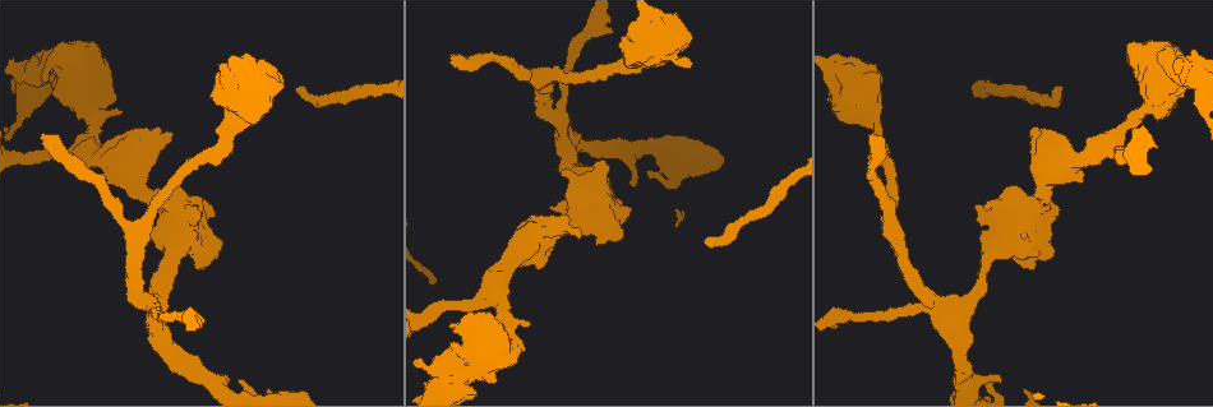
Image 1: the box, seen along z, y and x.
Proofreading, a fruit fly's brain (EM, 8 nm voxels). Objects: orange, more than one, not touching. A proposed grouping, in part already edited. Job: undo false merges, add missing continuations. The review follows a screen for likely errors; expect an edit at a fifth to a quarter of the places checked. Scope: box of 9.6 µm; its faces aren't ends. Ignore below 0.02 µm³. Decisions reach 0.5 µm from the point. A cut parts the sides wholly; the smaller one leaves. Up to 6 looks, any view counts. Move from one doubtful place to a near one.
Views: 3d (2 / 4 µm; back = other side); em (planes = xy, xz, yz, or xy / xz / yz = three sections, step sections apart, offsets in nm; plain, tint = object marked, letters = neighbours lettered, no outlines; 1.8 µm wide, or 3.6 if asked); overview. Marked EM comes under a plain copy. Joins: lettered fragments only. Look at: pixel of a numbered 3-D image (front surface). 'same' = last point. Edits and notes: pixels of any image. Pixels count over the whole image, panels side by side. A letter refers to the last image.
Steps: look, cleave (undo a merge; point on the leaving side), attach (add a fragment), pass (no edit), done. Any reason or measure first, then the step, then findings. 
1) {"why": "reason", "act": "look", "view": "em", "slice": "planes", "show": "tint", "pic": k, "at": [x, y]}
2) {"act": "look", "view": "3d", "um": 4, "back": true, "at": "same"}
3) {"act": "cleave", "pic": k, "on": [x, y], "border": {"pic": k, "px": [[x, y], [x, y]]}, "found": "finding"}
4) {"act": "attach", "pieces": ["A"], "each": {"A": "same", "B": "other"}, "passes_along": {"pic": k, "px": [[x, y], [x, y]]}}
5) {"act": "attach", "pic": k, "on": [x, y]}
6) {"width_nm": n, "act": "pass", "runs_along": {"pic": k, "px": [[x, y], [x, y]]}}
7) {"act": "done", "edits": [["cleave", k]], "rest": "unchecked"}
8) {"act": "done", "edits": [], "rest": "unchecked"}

{"why": "an open end", "act": "look", "view": "3d", "um": 4, "pic": 1, "at": [704, 240]}

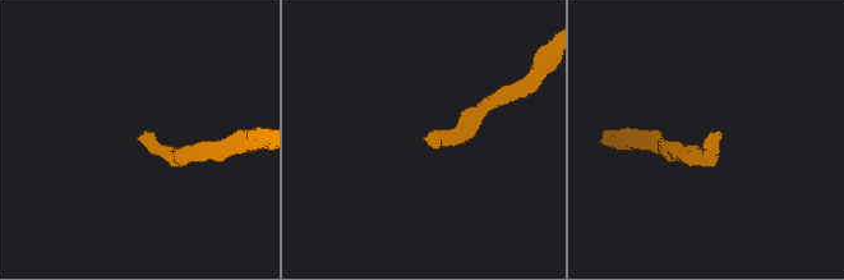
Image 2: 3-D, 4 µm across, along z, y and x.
{"act": "look", "view": "em", "slice": "planes", "show": "letters", "pic": 2, "at": [713, 139]}

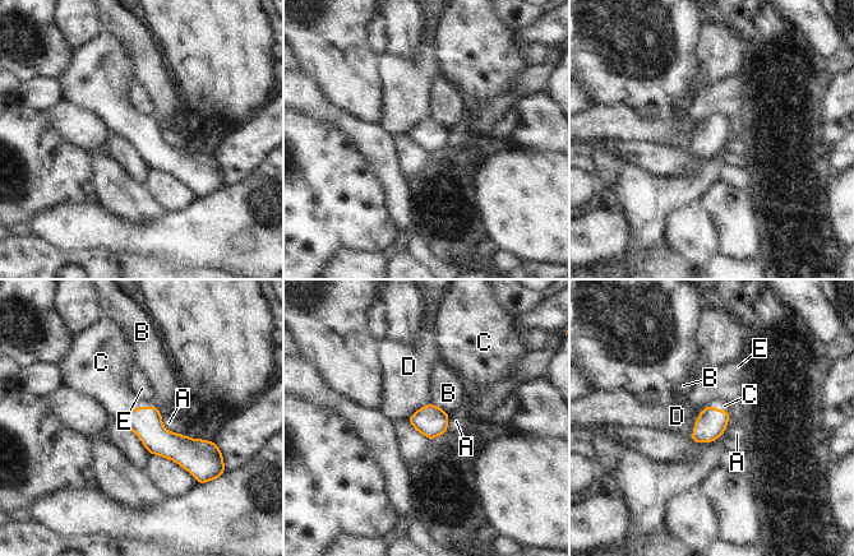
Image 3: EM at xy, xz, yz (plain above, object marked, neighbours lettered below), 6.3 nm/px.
{"width_nm": 190, "act": "attach", "pic": 3, "on": [107, 379], "each": {"A": "other", "B": "other", "C": "same", "D": "other", "E": "other"}, "passes_along": {"pic": 3, "px": [[146, 422], [134, 408], [107, 379]]}, "found": "the cell continues"}

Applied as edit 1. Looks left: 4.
{"act": "look", "view": "overview"}

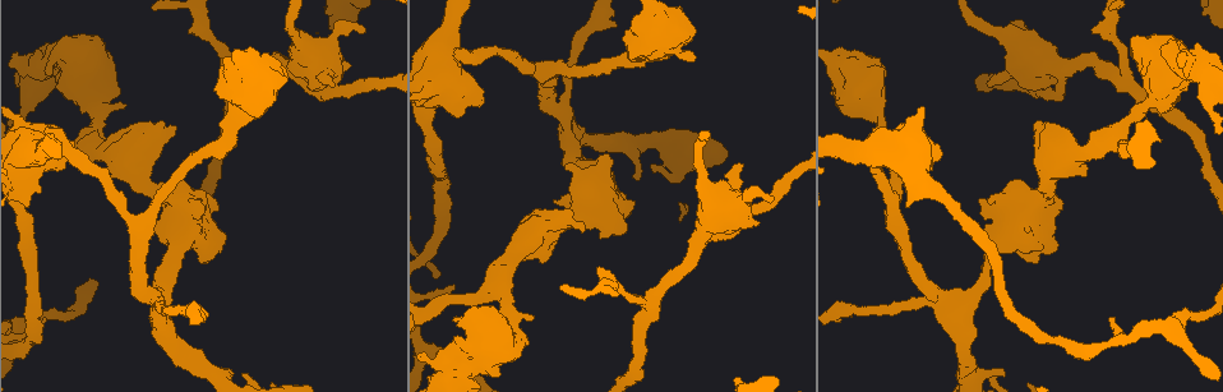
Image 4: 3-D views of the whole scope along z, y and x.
{"why": "an open end", "act": "look", "view": "3d", "um": 2, "pic": 4, "at": [365, 30]}

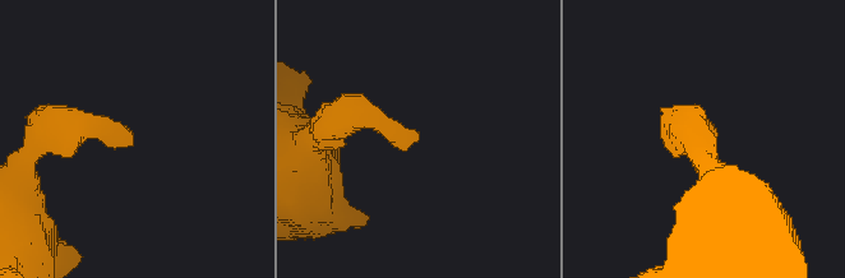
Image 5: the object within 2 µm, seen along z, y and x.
{"why": "need the tissue", "act": "look", "view": "em", "slice": "planes", "show": "tint", "pic": 5, "at": [131, 138]}

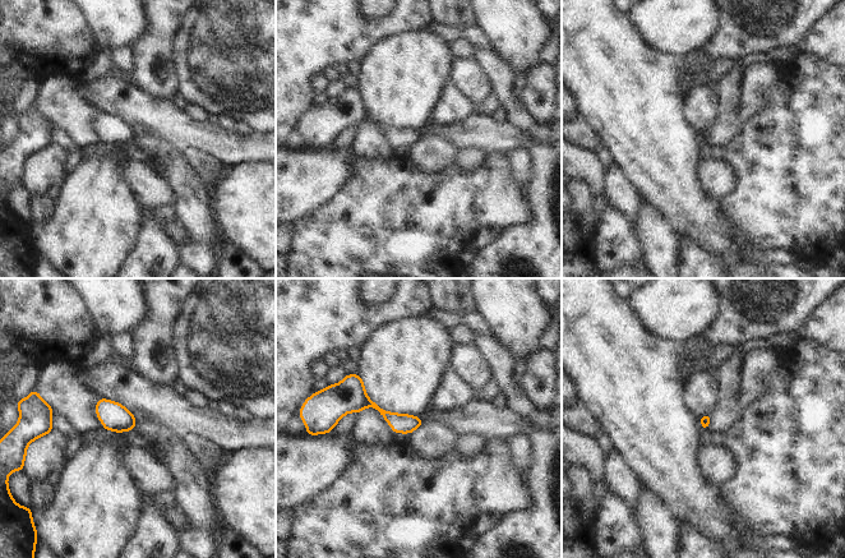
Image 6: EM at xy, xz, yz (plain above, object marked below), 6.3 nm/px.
{"why": "what lies round it", "act": "look", "view": "em", "slice": "planes", "show": "letters", "at": "same"}

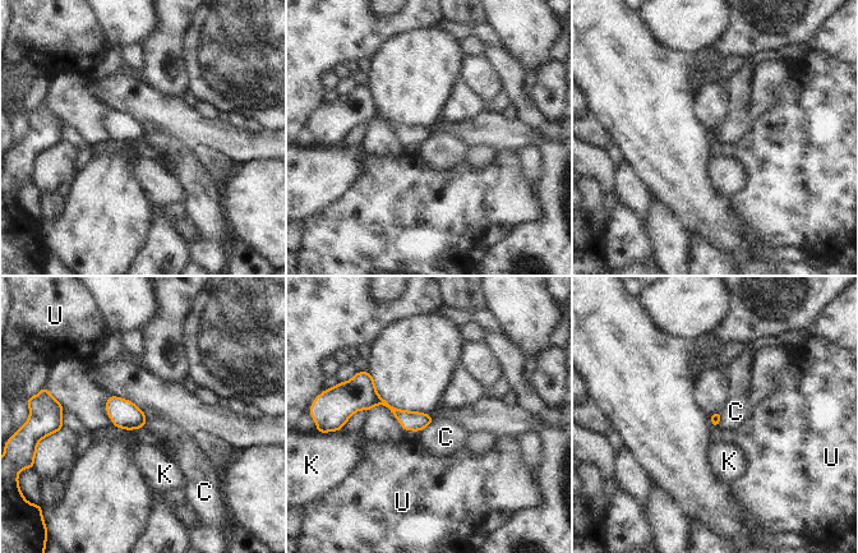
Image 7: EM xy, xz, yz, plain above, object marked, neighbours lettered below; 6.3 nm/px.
{"act": "pass", "each": {"C": "other", "K": "other", "U": "other"}, "border": {"pic": 7, "px": [[722, 411], [722, 419], [716, 427]]}, "found": "no lettered fragment goes on from it"}

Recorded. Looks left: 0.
{"act": "done", "edits": [["attach", 3]], "rest": "unchecked"}

